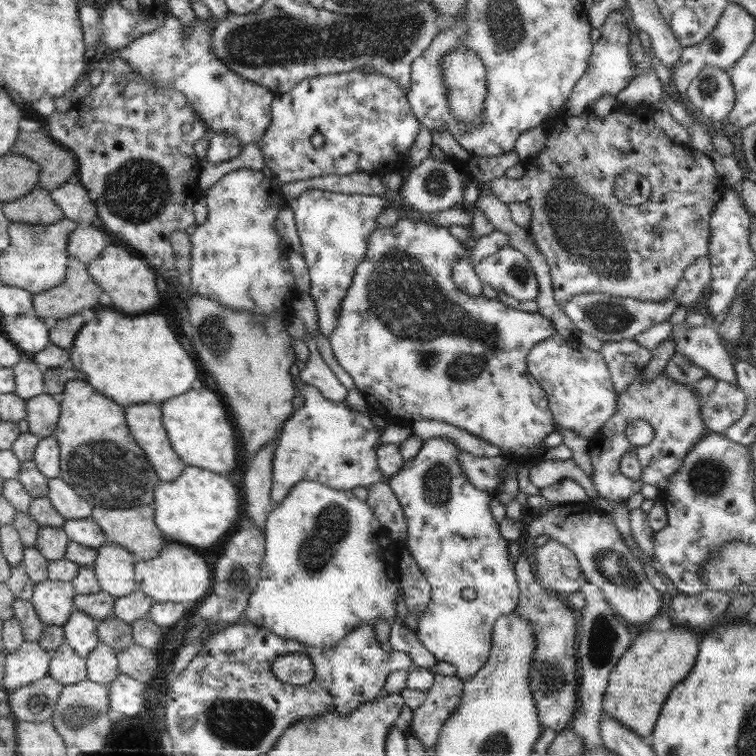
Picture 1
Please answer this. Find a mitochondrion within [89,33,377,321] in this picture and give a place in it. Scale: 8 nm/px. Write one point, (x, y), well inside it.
(138, 191)

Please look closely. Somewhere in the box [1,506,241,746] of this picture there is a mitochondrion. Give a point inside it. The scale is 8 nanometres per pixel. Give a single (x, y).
(77, 714)

